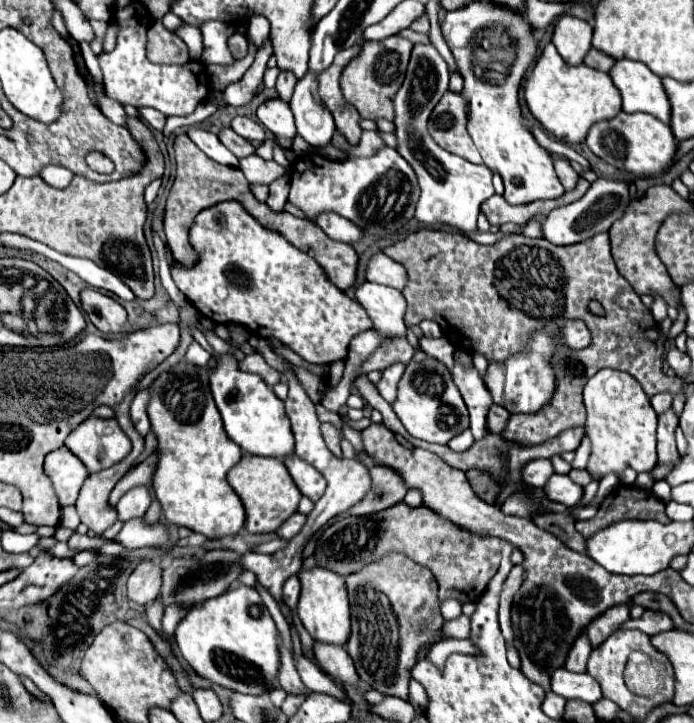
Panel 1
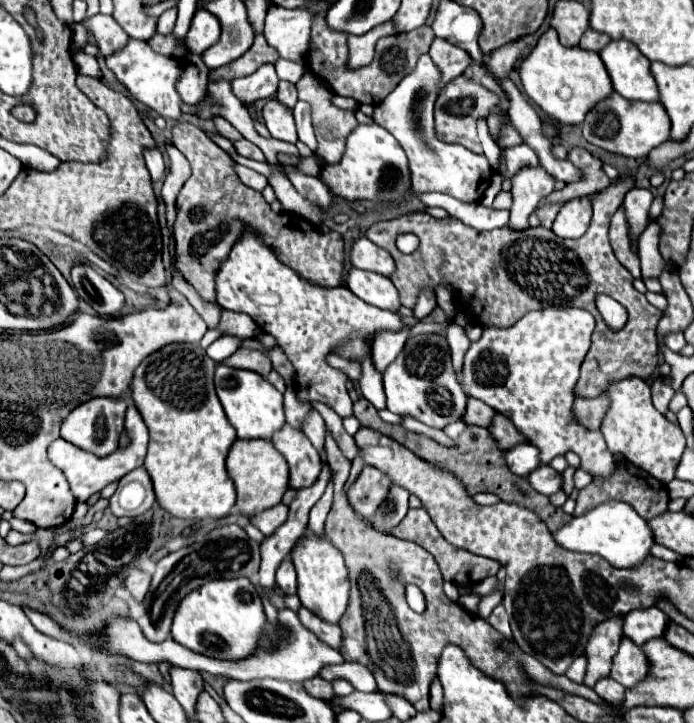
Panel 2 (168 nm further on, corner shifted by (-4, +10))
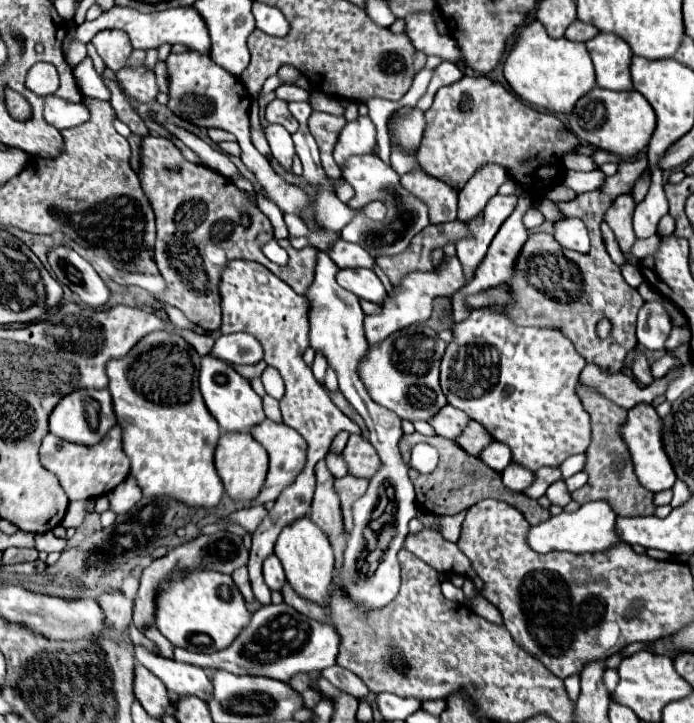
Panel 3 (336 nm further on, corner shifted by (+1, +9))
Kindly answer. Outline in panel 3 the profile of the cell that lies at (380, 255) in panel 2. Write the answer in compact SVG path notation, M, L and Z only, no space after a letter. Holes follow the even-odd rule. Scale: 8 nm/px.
M339 239L333 249L329 251L329 257L333 259L333 263L341 269L357 269L357 267L367 267L367 269L373 269L373 257L361 247L361 245L355 245L355 243L347 243L343 239Z

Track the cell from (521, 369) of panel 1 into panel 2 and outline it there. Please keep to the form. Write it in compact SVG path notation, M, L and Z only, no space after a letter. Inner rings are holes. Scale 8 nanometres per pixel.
M548 306L538 312L528 312L510 328L488 326L464 356L460 384L466 396L482 400L494 412L512 420L516 430L540 450L542 464L574 452L582 460L582 470L610 476L616 462L604 444L602 432L584 428L574 416L574 388L580 364L590 348L592 332L594 316L572 306Z

